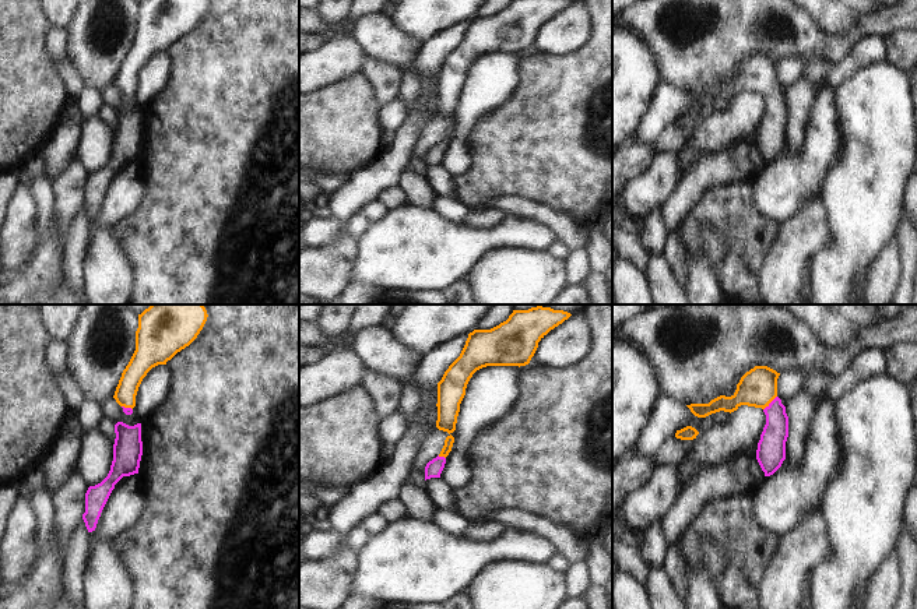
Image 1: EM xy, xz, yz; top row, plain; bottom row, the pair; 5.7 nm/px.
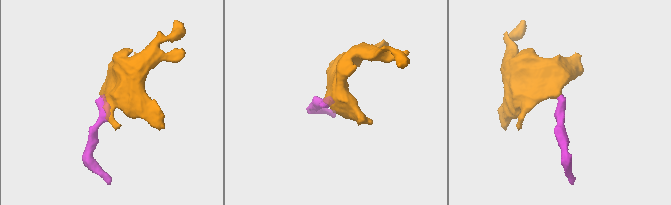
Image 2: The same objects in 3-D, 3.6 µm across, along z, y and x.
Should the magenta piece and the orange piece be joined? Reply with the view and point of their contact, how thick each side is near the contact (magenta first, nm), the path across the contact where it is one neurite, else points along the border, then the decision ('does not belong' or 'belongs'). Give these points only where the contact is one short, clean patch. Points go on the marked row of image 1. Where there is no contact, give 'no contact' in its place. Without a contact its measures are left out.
yz (770, 402) | 160/220 nm | across yz (772, 446), (770, 402), (758, 387) | belongs

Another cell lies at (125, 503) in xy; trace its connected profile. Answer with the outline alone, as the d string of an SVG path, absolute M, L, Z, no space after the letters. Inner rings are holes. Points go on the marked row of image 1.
M138 474L126 476L122 485L116 486L98 520L96 528L88 532L89 548L94 542L113 541L127 527L136 522L143 508Z

